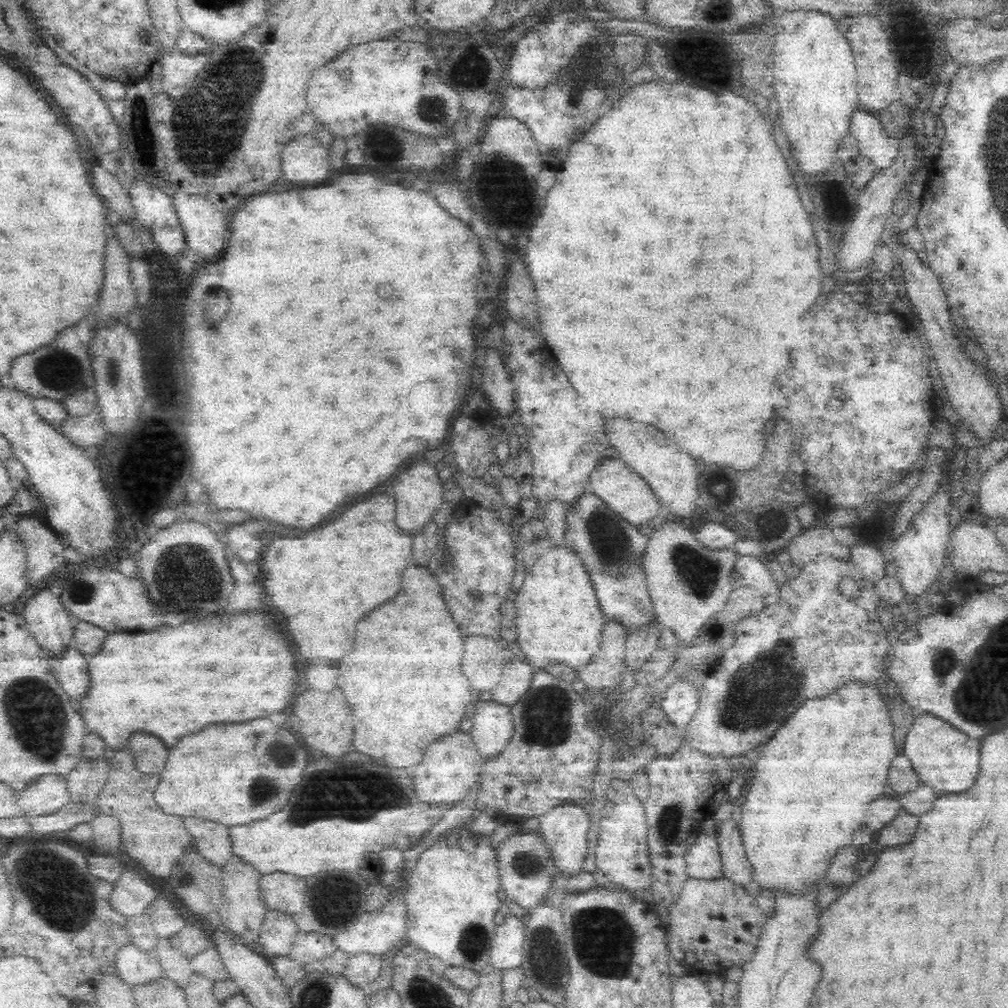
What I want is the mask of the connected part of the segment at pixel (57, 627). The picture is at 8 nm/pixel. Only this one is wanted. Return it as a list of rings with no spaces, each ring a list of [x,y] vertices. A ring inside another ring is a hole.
[[[44,587],[37,591],[28,592],[20,600],[18,612],[26,619],[29,629],[43,649],[60,652],[62,648],[71,645],[75,619],[69,608],[65,606],[63,596],[61,596],[61,593],[58,590],[52,591],[50,587]]]

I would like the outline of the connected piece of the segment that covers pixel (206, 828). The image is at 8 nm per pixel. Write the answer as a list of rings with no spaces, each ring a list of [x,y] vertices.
[[[184,818],[184,826],[191,839],[196,840],[196,846],[190,844],[190,848],[198,850],[210,864],[223,868],[232,856],[226,828],[216,822],[198,822],[196,818]]]

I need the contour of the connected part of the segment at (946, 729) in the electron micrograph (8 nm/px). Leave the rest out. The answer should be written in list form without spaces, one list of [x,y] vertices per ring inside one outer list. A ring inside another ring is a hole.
[[[922,713],[920,718],[913,719],[905,744],[904,752],[908,756],[911,768],[924,785],[946,784],[946,786],[930,786],[930,788],[942,792],[966,792],[976,782],[976,776],[980,772],[982,740],[968,738],[968,735],[946,722],[946,719]]]

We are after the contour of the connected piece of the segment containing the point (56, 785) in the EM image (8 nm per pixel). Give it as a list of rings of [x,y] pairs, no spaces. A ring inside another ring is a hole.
[[[40,776],[20,790],[17,797],[24,813],[38,816],[58,812],[68,803],[65,776]]]

